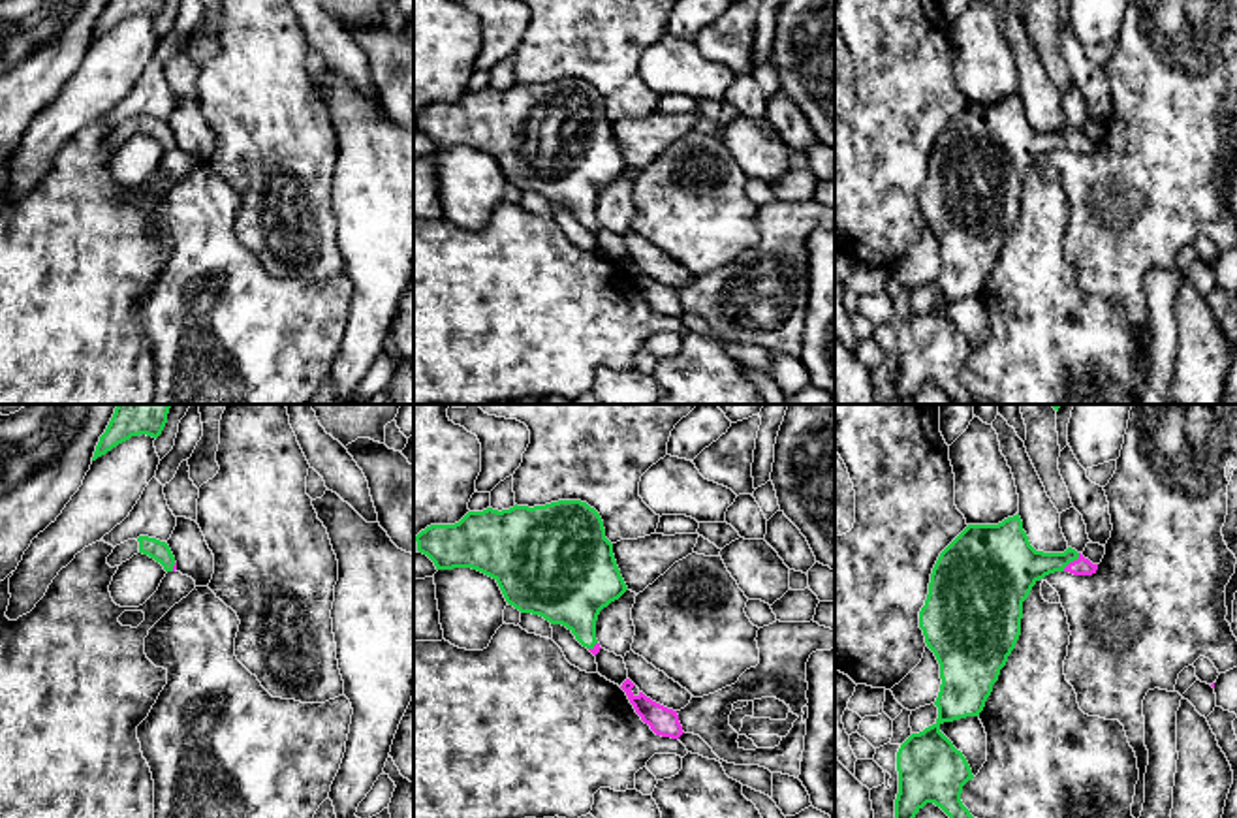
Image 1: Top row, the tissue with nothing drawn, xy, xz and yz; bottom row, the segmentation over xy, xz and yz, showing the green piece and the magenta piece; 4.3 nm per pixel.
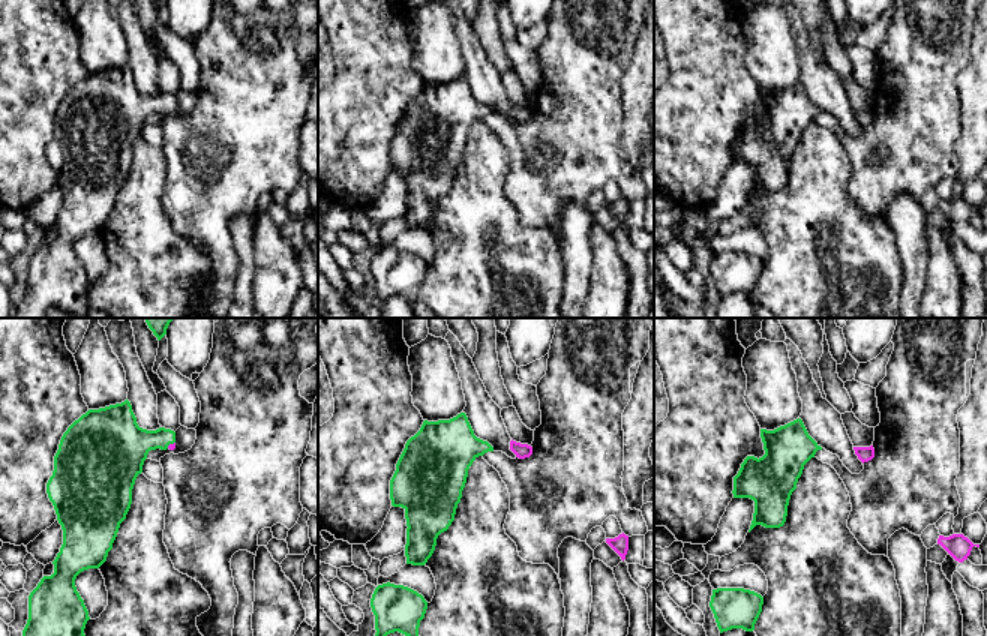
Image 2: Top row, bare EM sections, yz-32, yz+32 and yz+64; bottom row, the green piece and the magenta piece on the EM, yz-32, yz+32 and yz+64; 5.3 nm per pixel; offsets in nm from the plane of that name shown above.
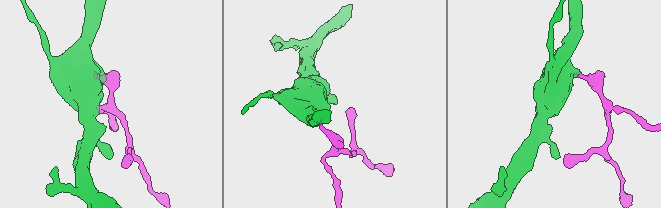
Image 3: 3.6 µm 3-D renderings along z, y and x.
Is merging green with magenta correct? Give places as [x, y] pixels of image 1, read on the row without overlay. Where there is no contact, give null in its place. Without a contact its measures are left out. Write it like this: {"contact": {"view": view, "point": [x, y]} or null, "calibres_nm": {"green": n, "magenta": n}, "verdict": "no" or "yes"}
{"contact": {"view": "yz", "point": [1072, 140]}, "calibres_nm": {"green": 240, "magenta": 80}, "verdict": "yes"}

